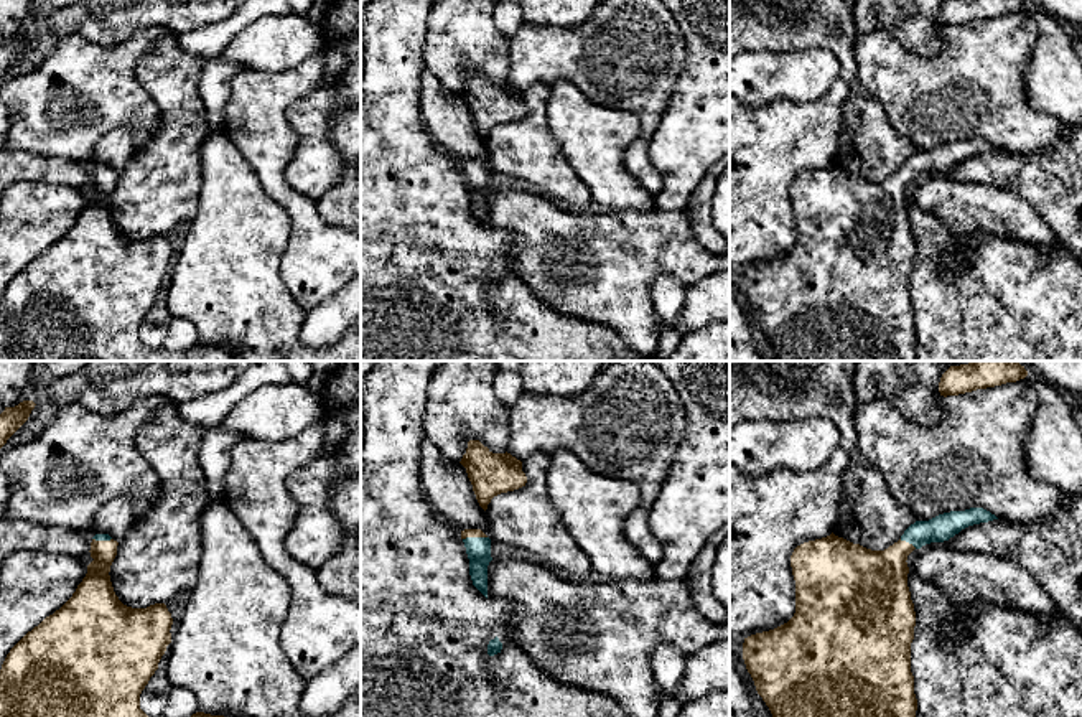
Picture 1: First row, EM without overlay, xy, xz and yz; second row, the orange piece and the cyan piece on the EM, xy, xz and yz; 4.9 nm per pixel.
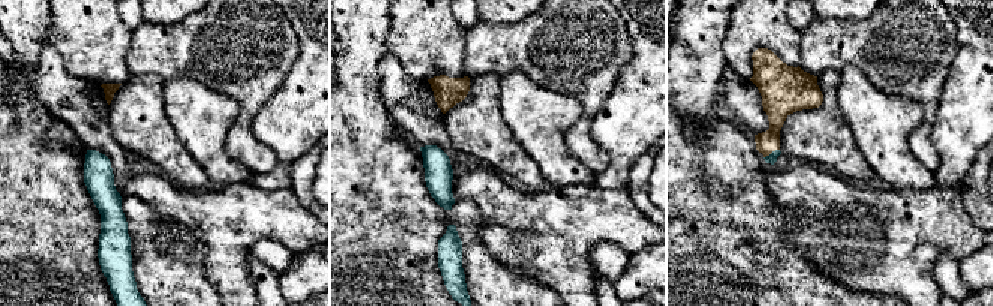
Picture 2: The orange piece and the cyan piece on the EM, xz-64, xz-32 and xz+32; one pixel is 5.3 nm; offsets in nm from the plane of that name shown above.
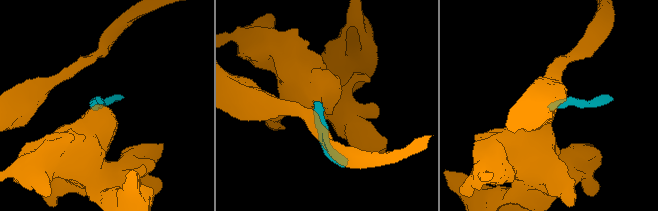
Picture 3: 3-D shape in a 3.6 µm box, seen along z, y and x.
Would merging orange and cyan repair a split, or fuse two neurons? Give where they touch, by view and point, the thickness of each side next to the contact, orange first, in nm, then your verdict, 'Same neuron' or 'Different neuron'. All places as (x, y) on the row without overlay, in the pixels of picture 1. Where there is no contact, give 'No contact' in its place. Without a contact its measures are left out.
Touches orange at xz (475, 167). Thickness 50 nm (orange) against 120 nm. Same neuron

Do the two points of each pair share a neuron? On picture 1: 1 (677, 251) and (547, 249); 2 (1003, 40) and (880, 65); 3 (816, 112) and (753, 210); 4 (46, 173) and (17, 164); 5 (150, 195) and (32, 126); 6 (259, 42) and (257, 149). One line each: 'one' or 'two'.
1: one
2: one
3: one
4: one
5: two
6: two

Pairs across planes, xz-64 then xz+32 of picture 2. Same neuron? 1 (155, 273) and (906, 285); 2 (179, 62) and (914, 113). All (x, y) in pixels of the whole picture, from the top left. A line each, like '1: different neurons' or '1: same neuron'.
1: different neurons
2: different neurons

